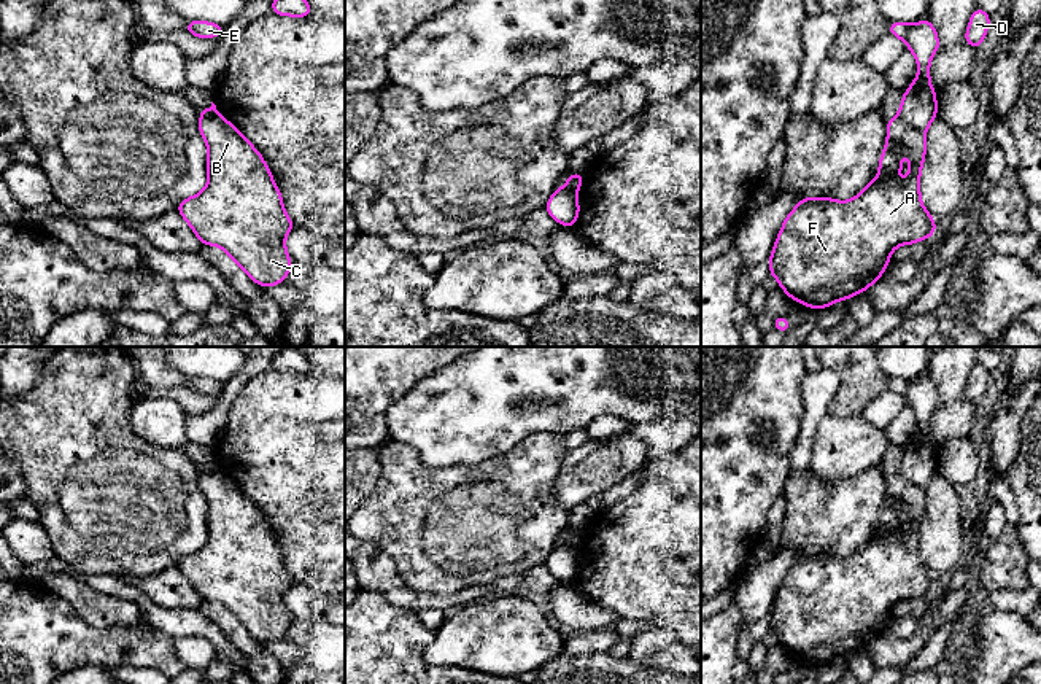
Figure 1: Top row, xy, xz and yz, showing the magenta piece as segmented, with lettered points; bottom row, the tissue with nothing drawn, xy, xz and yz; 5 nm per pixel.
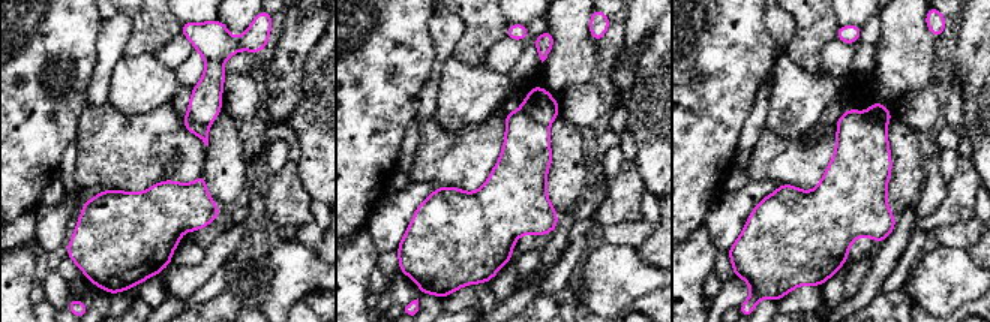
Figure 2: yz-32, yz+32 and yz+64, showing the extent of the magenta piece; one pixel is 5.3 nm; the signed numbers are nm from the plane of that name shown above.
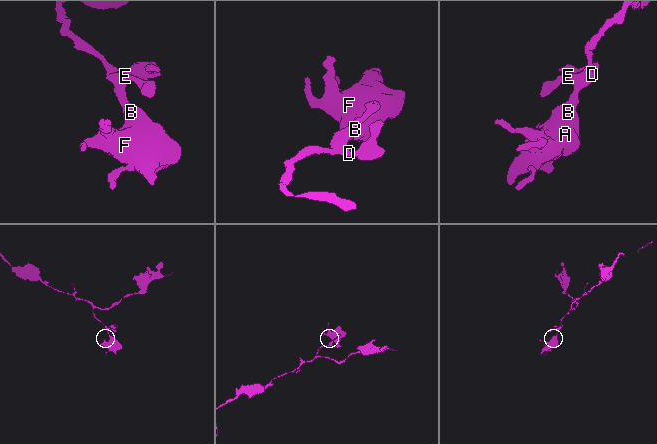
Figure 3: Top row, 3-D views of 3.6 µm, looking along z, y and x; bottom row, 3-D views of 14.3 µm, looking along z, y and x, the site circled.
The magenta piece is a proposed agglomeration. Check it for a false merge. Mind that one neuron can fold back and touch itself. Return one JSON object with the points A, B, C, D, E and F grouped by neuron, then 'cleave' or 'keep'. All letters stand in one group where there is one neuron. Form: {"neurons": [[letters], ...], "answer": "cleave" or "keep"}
{"neurons": [["A", "B", "C", "F"], ["D", "E"]], "answer": "cleave"}

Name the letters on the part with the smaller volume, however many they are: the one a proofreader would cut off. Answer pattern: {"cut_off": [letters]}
{"cut_off": ["A", "B", "C", "F"]}

